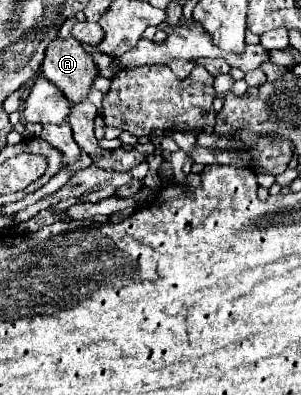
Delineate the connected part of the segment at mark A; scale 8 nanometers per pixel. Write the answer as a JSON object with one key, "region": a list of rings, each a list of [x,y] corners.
{"region":[[[71,37],[67,41],[55,39],[49,45],[41,73],[57,85],[71,103],[81,103],[81,99],[85,99],[85,95],[93,89],[99,69],[91,53],[87,53],[83,45]]]}

